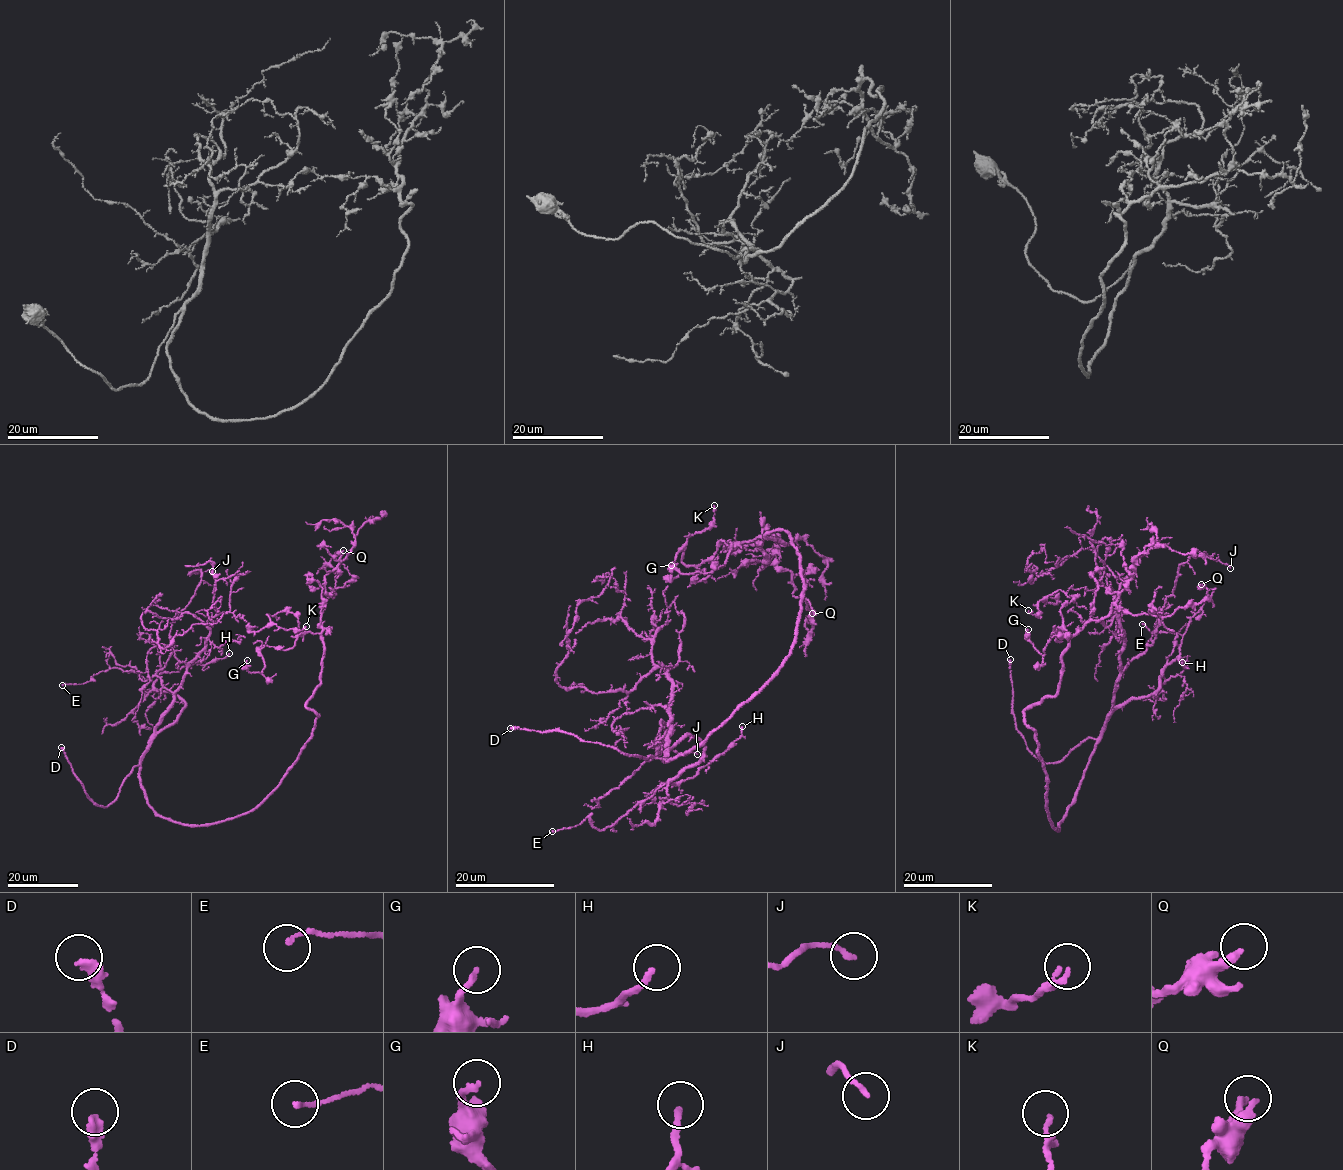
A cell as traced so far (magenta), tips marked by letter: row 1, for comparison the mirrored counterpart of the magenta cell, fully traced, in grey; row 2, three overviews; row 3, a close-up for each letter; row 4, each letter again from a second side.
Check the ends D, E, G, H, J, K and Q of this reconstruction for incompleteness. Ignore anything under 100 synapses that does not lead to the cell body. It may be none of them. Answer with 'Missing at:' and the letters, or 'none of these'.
Missing at: D

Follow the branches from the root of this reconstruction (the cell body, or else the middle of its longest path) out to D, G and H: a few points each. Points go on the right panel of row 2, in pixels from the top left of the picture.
D: (1063, 819), (1071, 806), (1096, 741), (1088, 738), (1056, 762), (1043, 762), (1032, 754), (1017, 727), (1010, 659)
G: (1063, 819), (1059, 832), (1023, 715), (1056, 694), (1068, 636), (1056, 631), (1042, 655), (1028, 629)
H: (1063, 819), (1111, 712), (1157, 693), (1164, 667), (1178, 659), (1186, 662), (1186, 667), (1182, 662)

